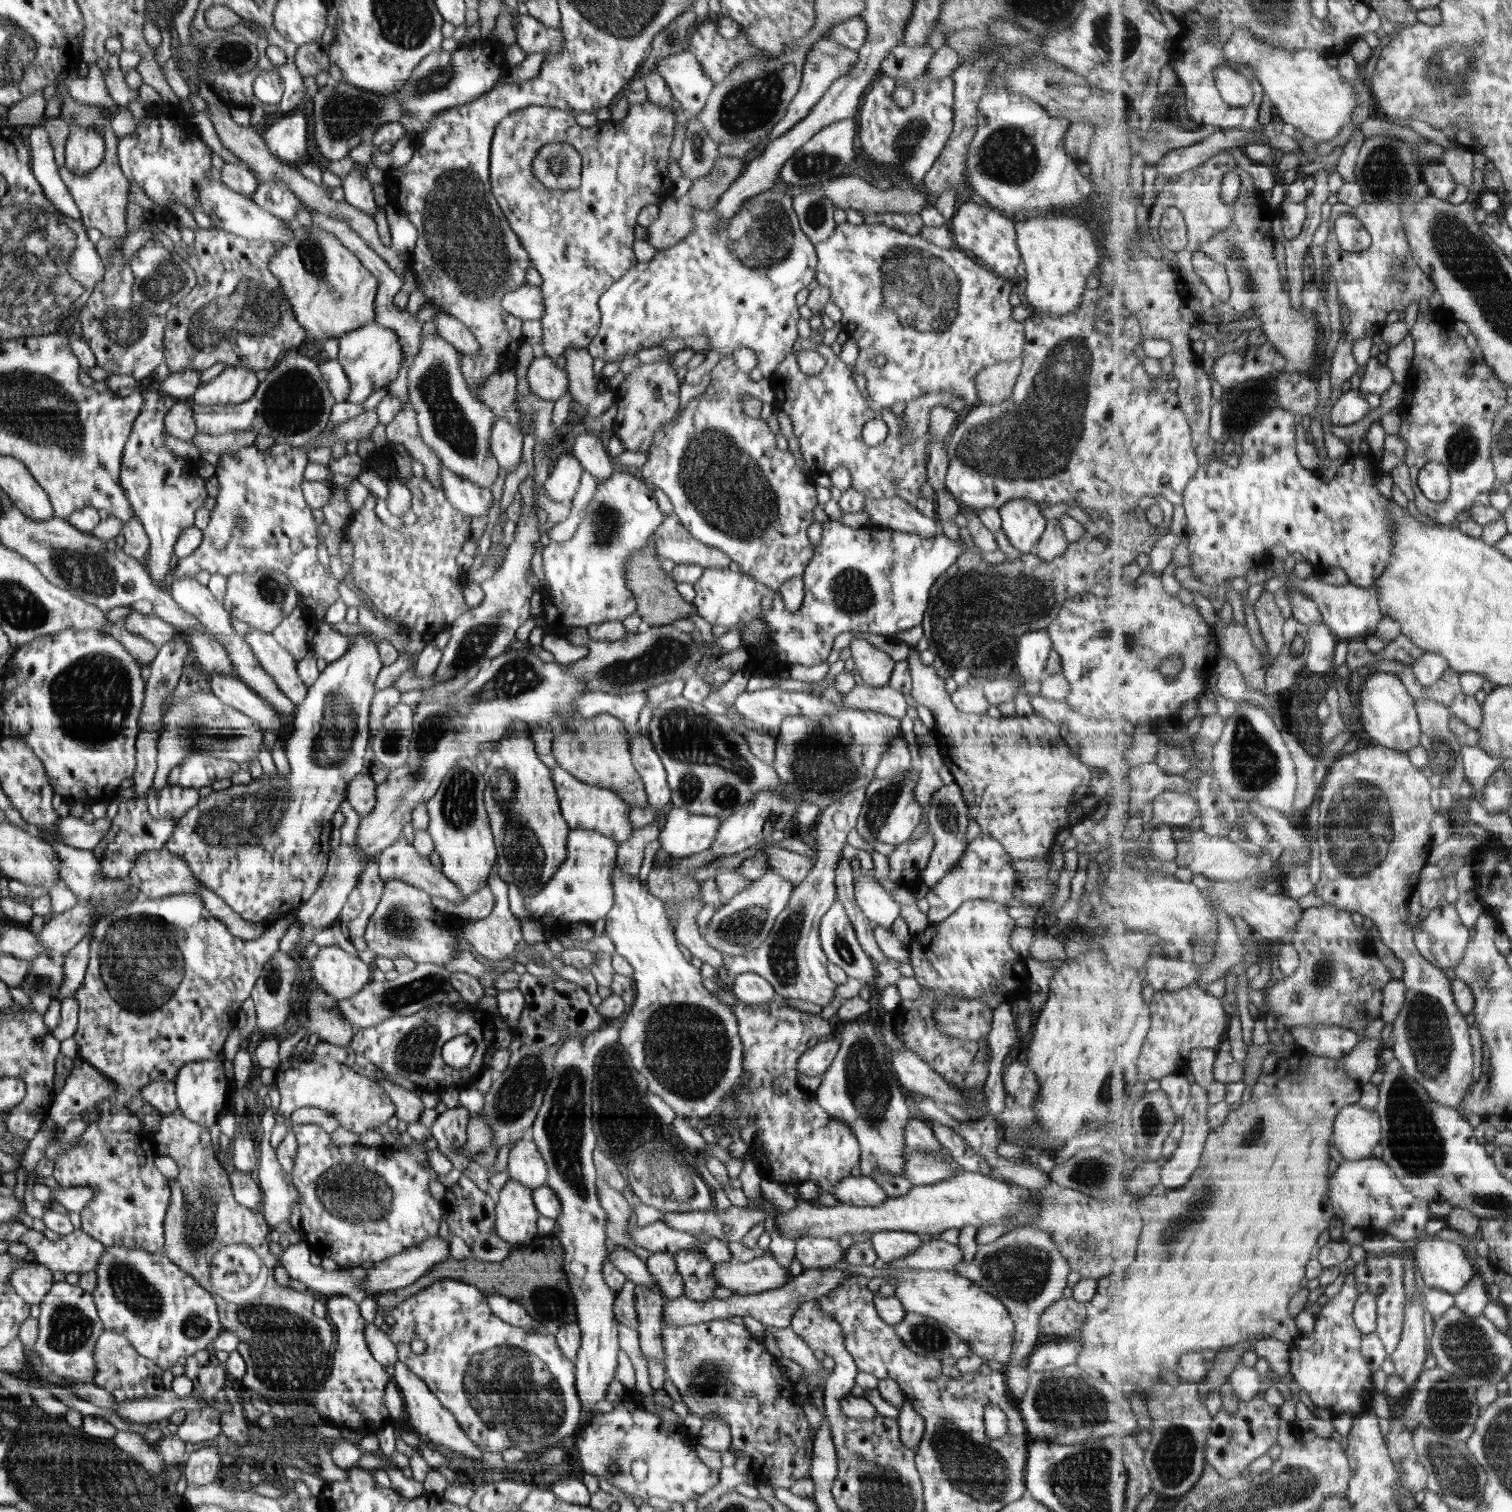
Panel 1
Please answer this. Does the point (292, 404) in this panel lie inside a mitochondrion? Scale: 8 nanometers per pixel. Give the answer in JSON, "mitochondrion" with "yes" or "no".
{"mitochondrion":"yes"}

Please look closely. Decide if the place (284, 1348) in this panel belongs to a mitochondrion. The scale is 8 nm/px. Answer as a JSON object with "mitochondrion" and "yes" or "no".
{"mitochondrion":"yes"}

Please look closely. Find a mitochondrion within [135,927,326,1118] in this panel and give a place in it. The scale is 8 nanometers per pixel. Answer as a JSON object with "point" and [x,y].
{"point":[273,975]}

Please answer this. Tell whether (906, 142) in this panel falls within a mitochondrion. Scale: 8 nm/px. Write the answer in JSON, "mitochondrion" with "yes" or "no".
{"mitochondrion":"yes"}

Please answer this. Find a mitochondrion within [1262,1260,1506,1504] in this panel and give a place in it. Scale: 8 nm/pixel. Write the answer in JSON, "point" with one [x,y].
{"point":[1465,1344]}

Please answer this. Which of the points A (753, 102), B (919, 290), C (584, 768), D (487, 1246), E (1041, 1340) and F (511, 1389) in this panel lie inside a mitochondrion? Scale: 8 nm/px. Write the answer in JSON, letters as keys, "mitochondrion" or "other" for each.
{"A":"mitochondrion","B":"mitochondrion","C":"other","D":"other","E":"other","F":"mitochondrion"}

